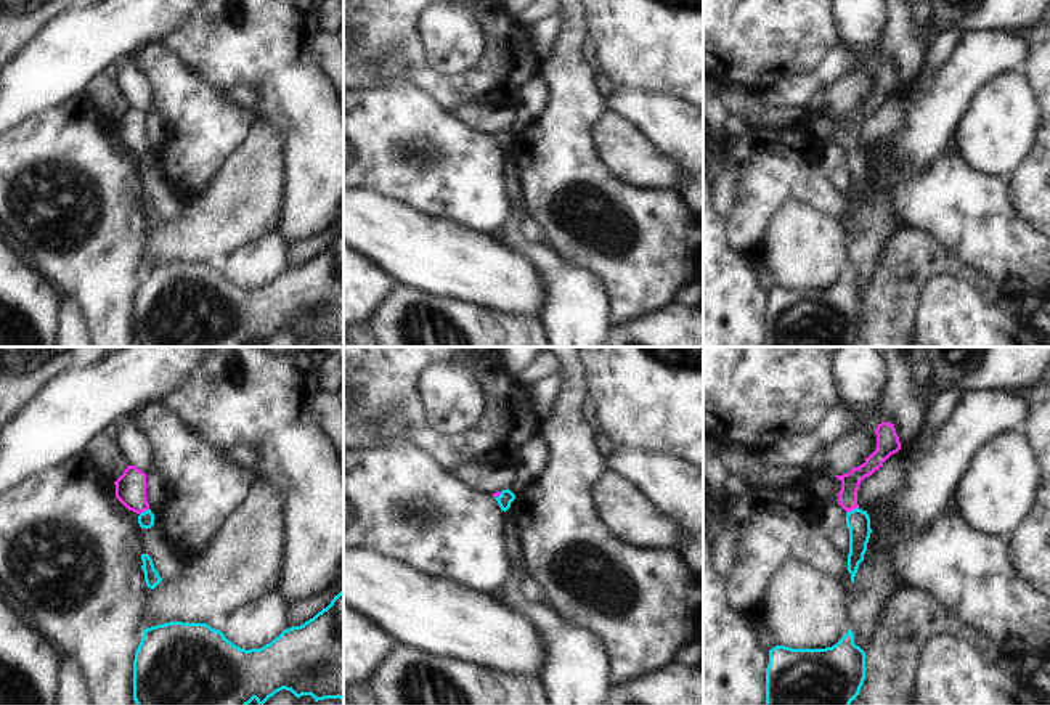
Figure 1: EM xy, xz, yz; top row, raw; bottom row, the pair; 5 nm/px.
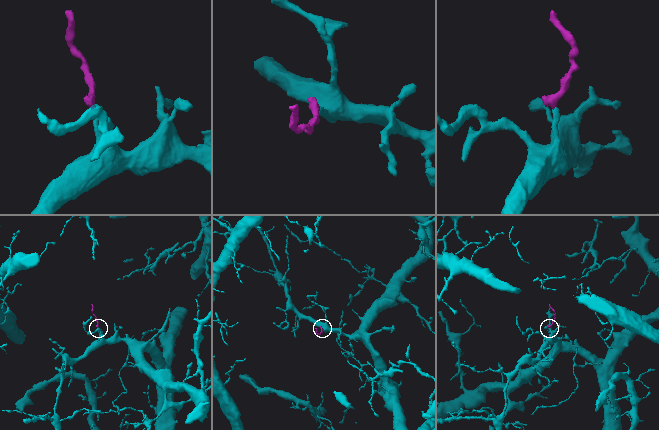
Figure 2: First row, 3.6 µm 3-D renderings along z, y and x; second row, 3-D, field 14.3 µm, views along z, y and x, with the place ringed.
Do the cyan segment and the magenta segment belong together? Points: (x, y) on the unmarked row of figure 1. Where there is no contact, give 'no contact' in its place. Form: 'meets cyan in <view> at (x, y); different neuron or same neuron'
meets cyan in yz at (853, 150); same neuron

